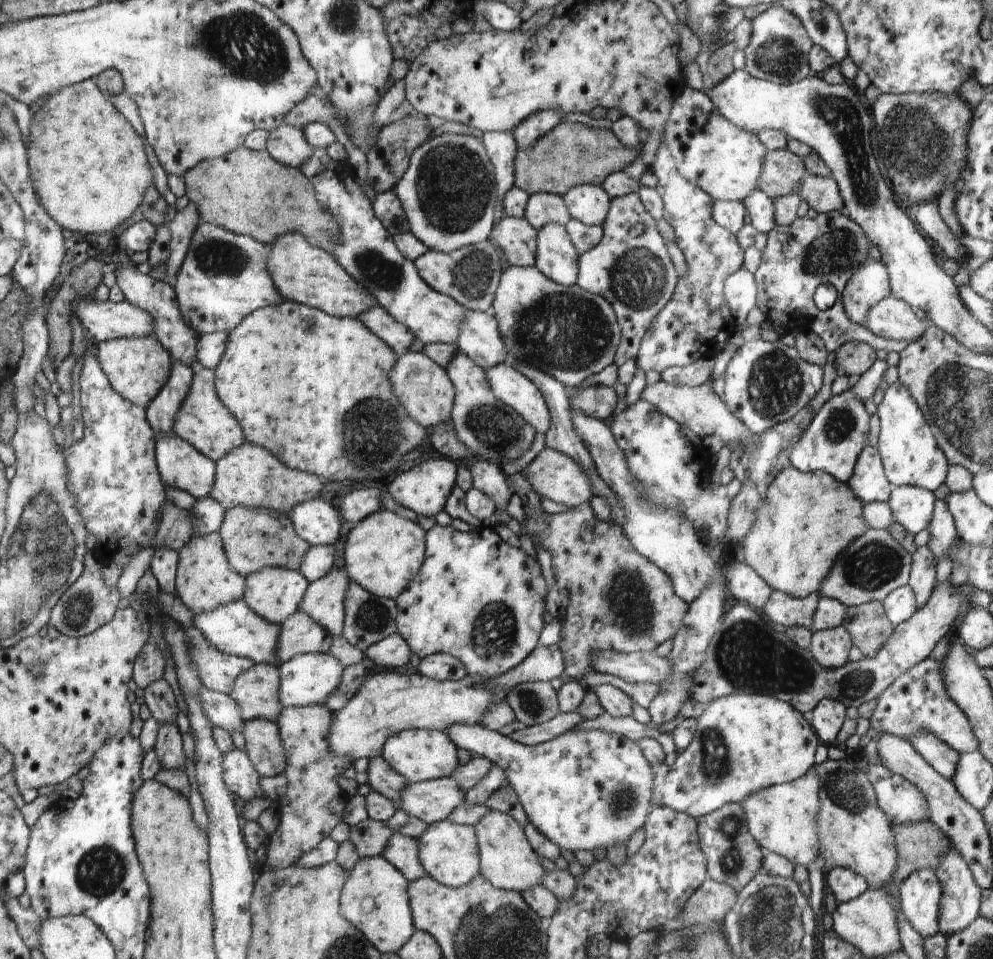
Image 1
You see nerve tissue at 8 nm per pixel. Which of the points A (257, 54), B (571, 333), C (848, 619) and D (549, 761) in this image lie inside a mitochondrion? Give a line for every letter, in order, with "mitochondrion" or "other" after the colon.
A: mitochondrion
B: mitochondrion
C: other
D: other

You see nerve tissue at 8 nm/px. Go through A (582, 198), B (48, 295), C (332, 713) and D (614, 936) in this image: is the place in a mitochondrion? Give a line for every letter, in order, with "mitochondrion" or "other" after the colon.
A: other
B: other
C: other
D: other

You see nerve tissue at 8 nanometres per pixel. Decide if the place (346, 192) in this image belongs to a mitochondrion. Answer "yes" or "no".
no

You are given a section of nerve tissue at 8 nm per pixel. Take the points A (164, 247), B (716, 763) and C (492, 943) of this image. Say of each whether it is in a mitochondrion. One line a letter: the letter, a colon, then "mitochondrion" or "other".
A: other
B: mitochondrion
C: mitochondrion

